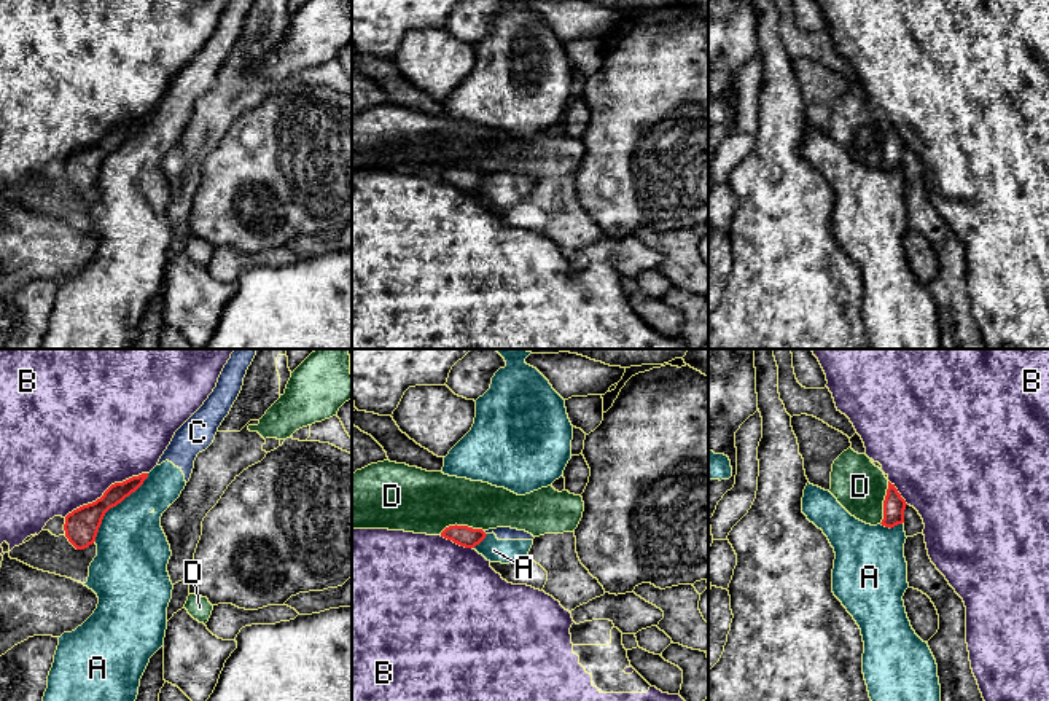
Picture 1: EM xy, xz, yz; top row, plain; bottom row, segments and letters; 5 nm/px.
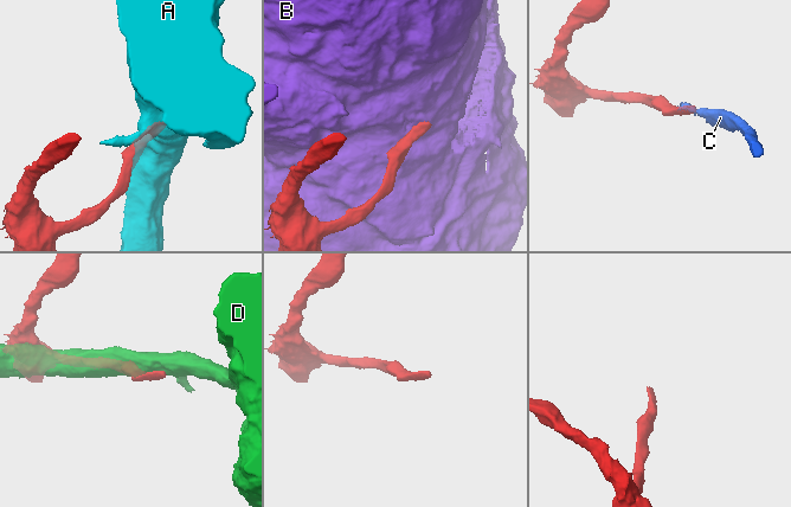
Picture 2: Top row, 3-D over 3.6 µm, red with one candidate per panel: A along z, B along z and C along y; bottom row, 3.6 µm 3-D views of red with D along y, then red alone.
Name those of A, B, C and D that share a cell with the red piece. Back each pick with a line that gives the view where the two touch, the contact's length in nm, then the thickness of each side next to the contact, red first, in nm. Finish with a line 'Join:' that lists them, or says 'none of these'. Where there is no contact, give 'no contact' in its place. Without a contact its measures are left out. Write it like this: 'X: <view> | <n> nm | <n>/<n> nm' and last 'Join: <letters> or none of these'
Join: none of these

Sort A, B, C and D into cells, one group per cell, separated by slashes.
A C / B / D

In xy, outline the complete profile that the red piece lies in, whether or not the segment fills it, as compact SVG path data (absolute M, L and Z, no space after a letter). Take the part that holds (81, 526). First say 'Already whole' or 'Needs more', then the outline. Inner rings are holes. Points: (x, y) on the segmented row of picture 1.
Already whole. M148 473L132 476L123 483L111 484L100 499L83 505L65 516L65 537L76 550L84 550L96 542L105 513L135 492Z

